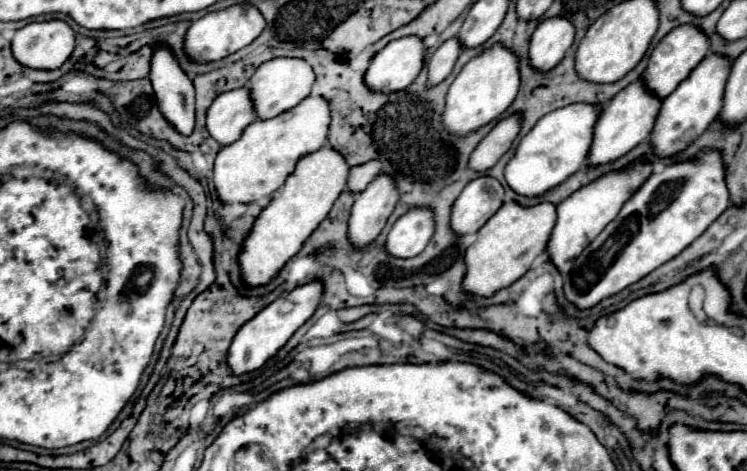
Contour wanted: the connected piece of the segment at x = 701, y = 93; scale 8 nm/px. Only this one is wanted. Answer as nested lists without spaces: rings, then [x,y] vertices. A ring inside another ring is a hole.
[[[710,54],[694,68],[694,72],[690,72],[686,80],[682,80],[682,84],[678,84],[678,88],[666,100],[662,100],[660,112],[654,120],[654,128],[648,136],[648,144],[652,146],[656,156],[670,158],[682,152],[716,120],[722,108],[724,86],[726,86],[728,74],[730,74],[728,58]]]

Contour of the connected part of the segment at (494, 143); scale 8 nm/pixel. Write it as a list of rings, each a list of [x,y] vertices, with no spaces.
[[[514,114],[506,120],[500,120],[492,132],[476,146],[476,150],[470,154],[468,168],[474,172],[486,172],[492,168],[504,152],[508,152],[512,140],[518,136],[520,130],[520,116]]]

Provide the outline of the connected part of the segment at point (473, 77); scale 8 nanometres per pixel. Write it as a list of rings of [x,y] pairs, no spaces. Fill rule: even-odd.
[[[496,44],[494,48],[472,58],[450,84],[450,90],[446,94],[446,106],[440,116],[442,126],[454,136],[468,136],[470,132],[476,132],[478,128],[496,120],[514,102],[518,86],[518,58],[504,46]]]

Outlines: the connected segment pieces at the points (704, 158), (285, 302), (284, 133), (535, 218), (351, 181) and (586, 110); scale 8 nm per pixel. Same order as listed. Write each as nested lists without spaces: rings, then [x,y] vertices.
[[[704,150],[698,160],[680,162],[666,166],[660,174],[650,176],[640,190],[622,206],[618,216],[584,248],[584,252],[574,262],[574,268],[568,274],[564,284],[566,300],[574,304],[578,310],[594,308],[608,296],[614,296],[628,288],[630,284],[638,282],[664,262],[678,256],[686,246],[690,246],[726,208],[730,206],[730,194],[724,184],[724,164],[720,152]]]
[[[310,282],[310,284],[298,286],[290,294],[274,300],[270,306],[266,306],[262,312],[258,312],[250,322],[246,322],[238,330],[238,334],[234,336],[234,340],[228,348],[226,362],[228,362],[230,372],[234,376],[240,376],[240,374],[248,374],[248,372],[262,368],[292,338],[292,334],[314,314],[320,298],[322,298],[322,284]]]
[[[308,96],[298,106],[270,120],[252,122],[242,136],[224,146],[214,160],[214,188],[222,204],[250,204],[272,196],[294,172],[296,162],[326,144],[330,124],[328,102]]]
[[[516,202],[504,204],[478,230],[476,242],[464,254],[466,274],[462,280],[462,290],[470,296],[490,298],[498,290],[514,284],[530,268],[530,264],[544,252],[554,224],[556,224],[556,206],[550,202],[542,202],[532,208],[524,208]]]
[[[370,160],[362,166],[354,166],[350,168],[350,174],[348,174],[348,182],[346,182],[346,190],[352,192],[352,194],[358,194],[362,192],[380,172],[382,164],[378,160]]]
[[[570,104],[566,108],[558,108],[542,116],[536,126],[518,142],[514,156],[504,168],[504,178],[508,186],[520,196],[534,198],[546,194],[548,190],[570,178],[574,172],[578,172],[586,162],[598,114],[598,106]]]

